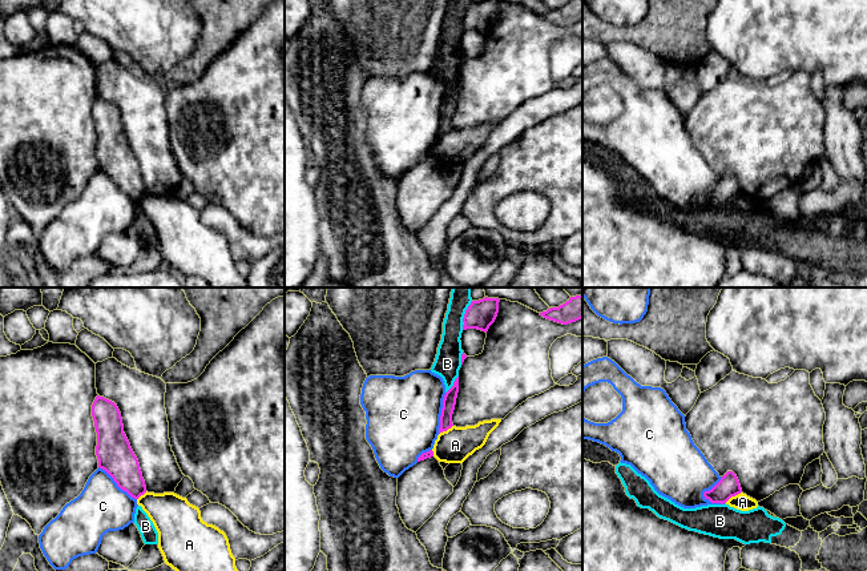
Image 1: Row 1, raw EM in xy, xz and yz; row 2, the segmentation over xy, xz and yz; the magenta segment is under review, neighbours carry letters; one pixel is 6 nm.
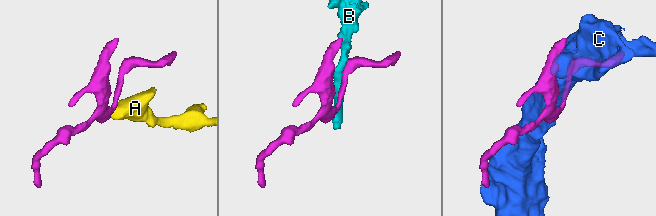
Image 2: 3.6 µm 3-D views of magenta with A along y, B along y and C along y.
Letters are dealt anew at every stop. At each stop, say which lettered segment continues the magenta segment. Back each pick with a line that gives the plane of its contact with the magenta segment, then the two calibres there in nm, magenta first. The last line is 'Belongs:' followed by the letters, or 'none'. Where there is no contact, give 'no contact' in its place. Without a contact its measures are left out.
Belongs: none

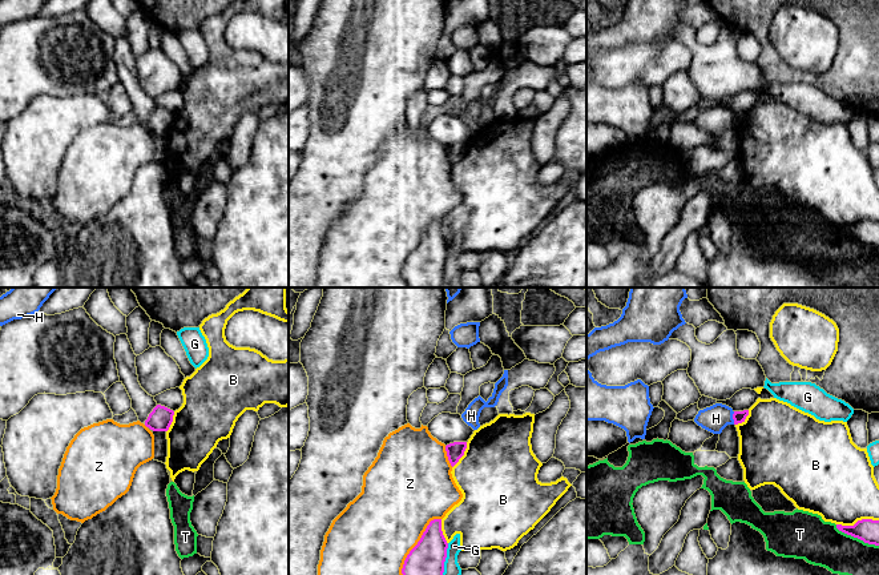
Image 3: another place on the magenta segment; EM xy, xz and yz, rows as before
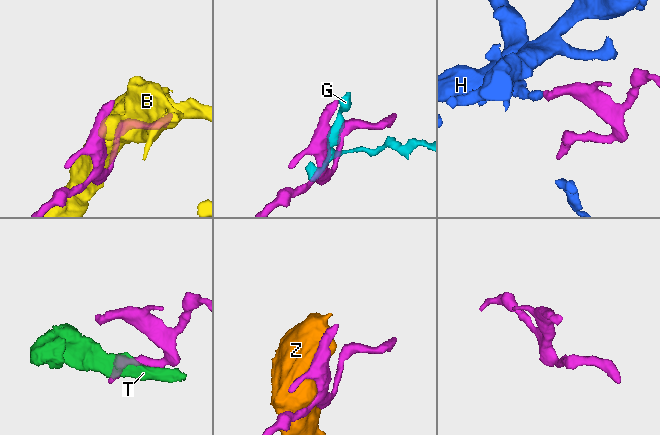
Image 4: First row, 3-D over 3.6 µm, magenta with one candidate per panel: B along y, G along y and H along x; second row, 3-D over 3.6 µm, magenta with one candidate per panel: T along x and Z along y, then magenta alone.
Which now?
Belongs: none

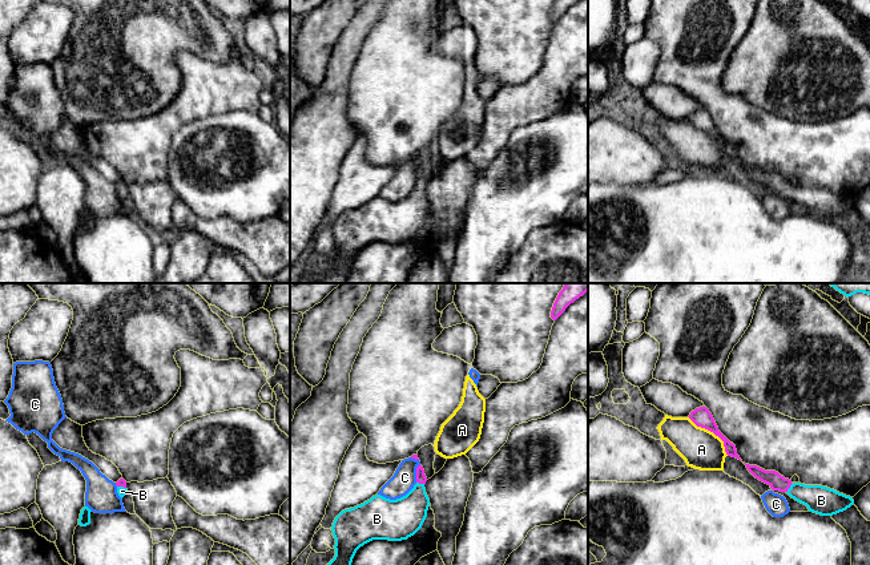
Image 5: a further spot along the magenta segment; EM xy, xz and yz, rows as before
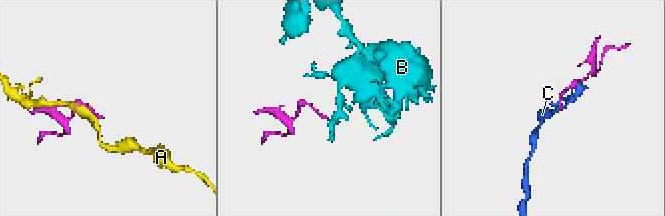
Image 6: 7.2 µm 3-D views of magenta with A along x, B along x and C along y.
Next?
B: meets magenta in yz; 100 nm thick on the magenta side, 170 nm on the other
Belongs: B

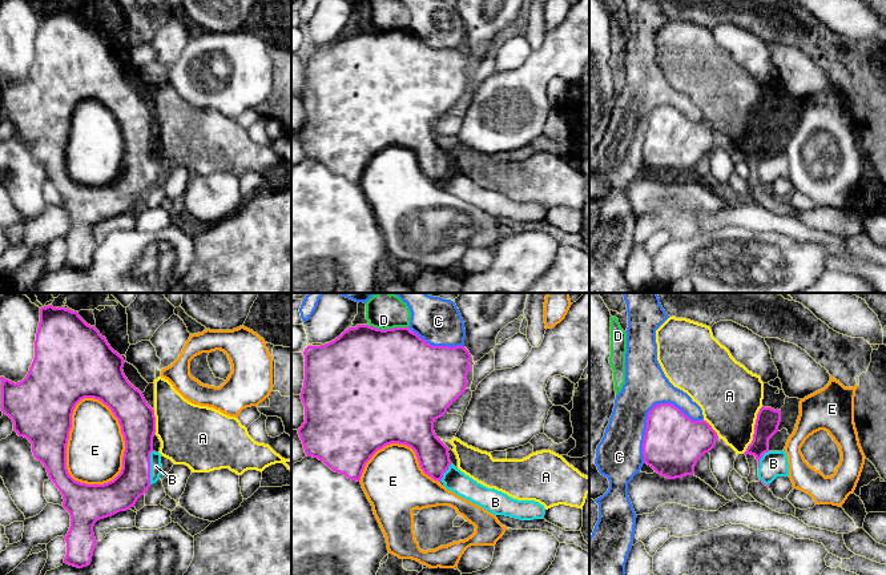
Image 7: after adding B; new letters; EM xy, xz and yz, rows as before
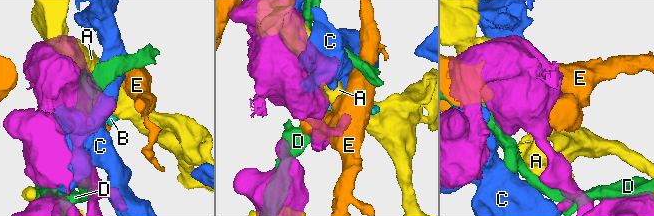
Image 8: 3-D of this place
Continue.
B: meets magenta in xy; 200 nm thick on the magenta side, 70 nm on the other
Belongs: B

